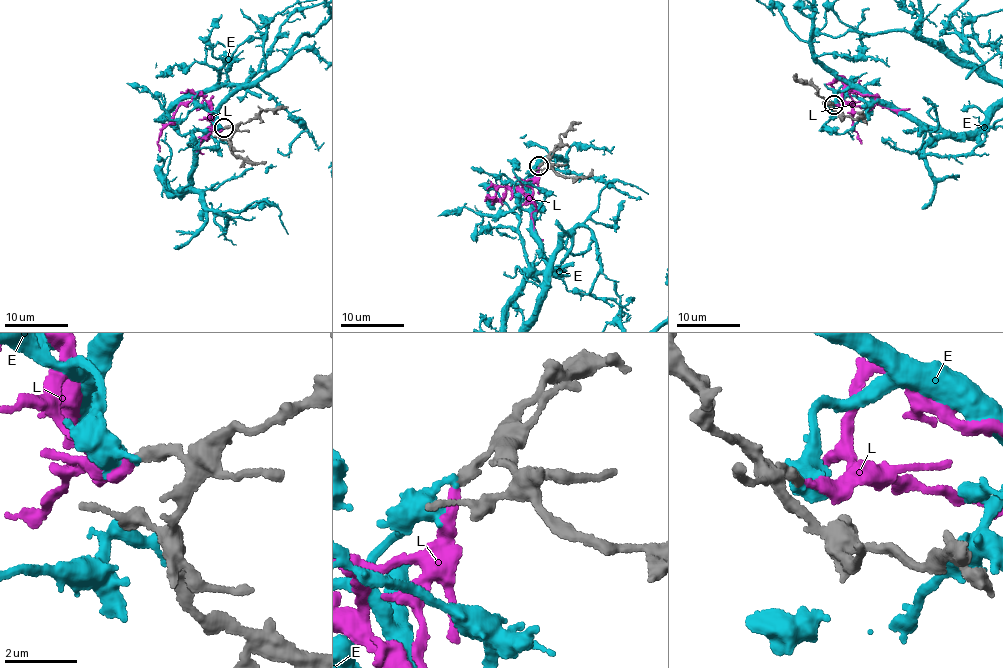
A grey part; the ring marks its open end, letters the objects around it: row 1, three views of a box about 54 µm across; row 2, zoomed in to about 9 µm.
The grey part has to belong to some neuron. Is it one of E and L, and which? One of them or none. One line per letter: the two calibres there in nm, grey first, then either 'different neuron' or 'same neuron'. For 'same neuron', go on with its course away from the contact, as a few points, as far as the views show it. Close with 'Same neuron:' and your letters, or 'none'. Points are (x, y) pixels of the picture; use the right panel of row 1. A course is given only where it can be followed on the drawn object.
E: calibres 320 and 260 nm; different neuron
L: calibres 320 and 280 nm; same neuron; course (835, 104), (843, 101), (844, 84), (839, 77), (844, 77), (852, 102), (855, 131), (862, 143)
Same neuron: L

